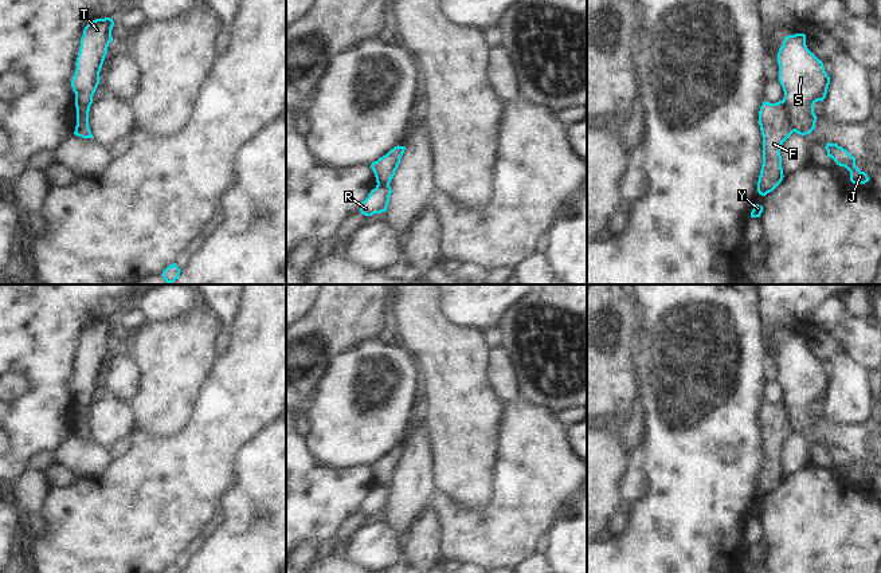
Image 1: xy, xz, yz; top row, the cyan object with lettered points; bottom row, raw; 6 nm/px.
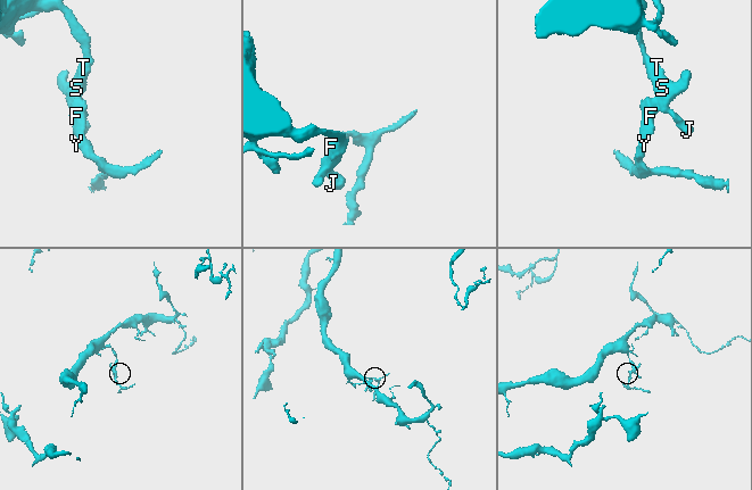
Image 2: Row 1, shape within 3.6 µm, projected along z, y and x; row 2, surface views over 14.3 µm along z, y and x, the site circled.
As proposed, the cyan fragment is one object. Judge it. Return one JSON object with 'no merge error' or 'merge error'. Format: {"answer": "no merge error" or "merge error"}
{"answer": "merge error"}

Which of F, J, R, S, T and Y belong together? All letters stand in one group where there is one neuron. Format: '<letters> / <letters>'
F Y / J R S T

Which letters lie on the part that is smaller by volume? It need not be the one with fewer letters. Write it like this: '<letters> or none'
F, Y

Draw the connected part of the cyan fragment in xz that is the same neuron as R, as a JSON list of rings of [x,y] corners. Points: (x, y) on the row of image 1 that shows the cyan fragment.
[[[377,184],[376,188],[371,191],[368,197],[361,203],[360,212],[365,216],[385,212],[391,193],[392,189],[389,185]]]

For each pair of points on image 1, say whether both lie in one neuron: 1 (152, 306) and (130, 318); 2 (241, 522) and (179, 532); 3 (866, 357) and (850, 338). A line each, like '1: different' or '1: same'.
1: different
2: different
3: same

